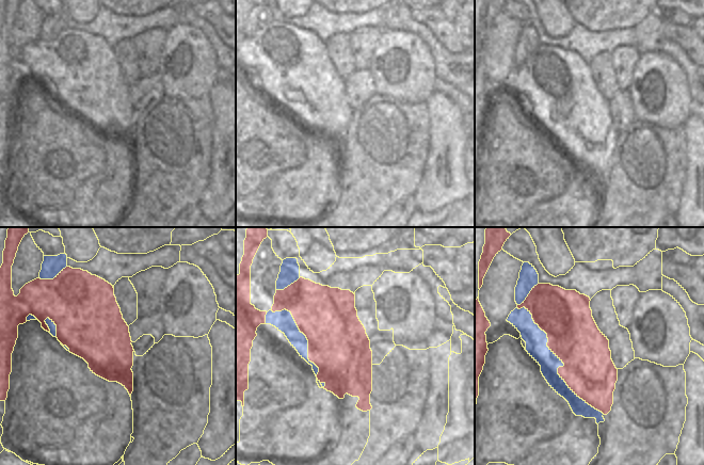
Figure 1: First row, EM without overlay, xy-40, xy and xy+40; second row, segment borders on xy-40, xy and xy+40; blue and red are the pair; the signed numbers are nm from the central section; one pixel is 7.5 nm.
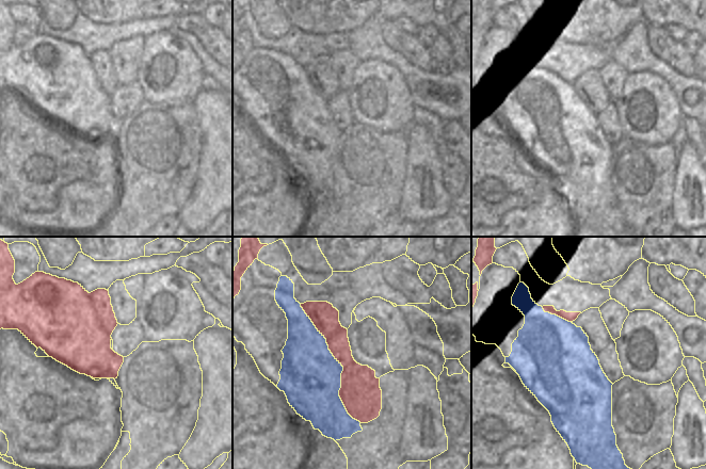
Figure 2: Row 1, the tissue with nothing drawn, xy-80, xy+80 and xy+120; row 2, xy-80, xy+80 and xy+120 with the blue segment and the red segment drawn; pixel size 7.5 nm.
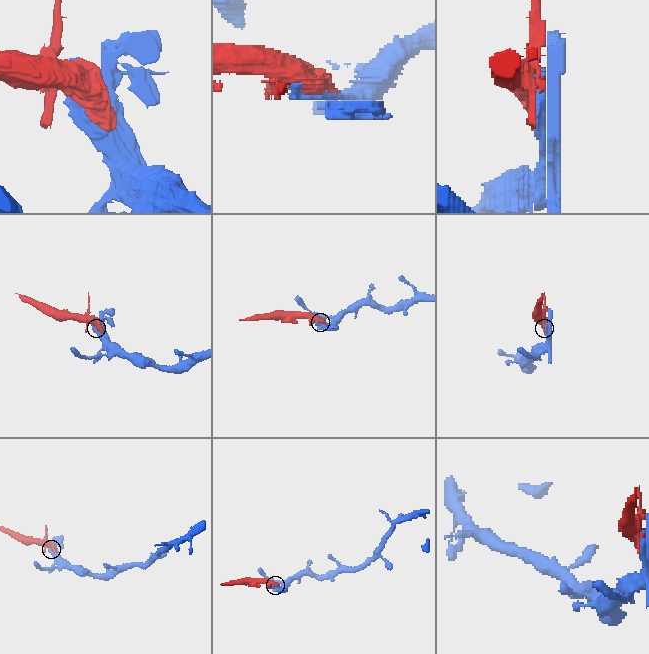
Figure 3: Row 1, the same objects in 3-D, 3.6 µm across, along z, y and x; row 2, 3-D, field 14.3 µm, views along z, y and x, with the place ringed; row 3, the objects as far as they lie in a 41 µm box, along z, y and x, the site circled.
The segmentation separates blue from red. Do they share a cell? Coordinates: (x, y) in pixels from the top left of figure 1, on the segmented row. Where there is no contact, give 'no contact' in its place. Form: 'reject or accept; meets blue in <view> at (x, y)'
accept; meets blue in xy+40 at (561, 362)

